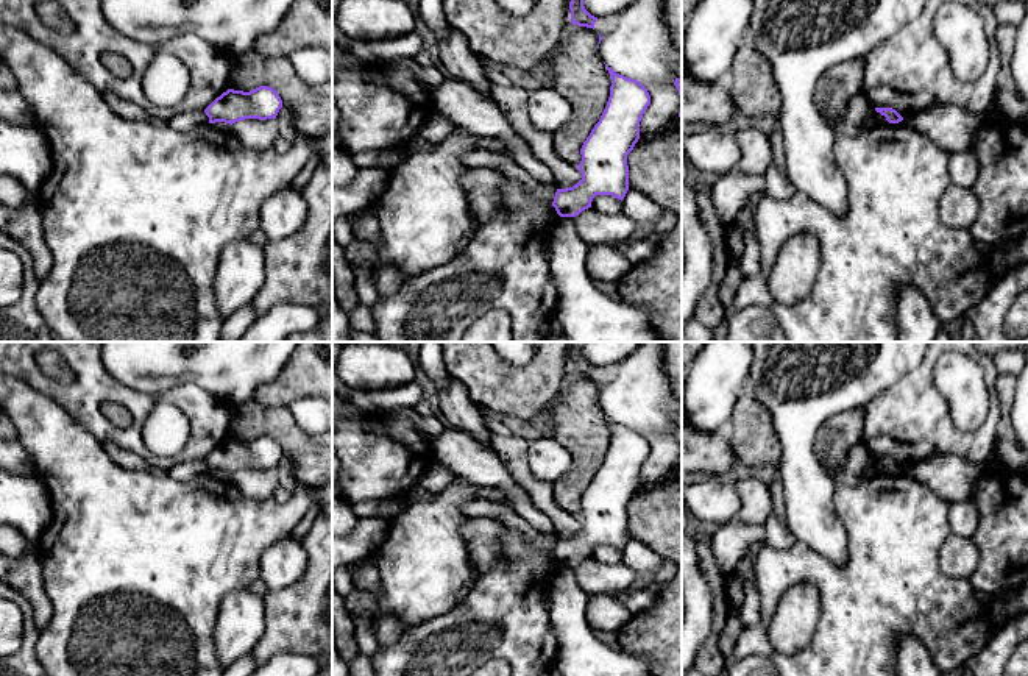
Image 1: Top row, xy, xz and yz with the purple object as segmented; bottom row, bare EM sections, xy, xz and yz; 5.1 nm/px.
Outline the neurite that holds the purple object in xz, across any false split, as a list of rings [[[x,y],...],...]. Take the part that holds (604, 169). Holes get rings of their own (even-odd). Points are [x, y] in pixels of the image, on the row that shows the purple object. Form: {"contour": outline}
{"contour": [[[605,67],[611,78],[610,97],[580,148],[582,180],[555,192],[552,206],[560,217],[579,215],[591,208],[596,195],[611,195],[622,201],[629,190],[627,155],[640,139],[640,122],[650,105],[650,95],[643,83]]]}

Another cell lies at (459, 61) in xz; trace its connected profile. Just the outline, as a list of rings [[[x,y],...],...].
[[[449,27],[449,33],[438,42],[438,47],[438,66],[446,76],[460,80],[484,95],[491,94],[491,83],[485,73],[488,64],[474,53],[460,31]]]

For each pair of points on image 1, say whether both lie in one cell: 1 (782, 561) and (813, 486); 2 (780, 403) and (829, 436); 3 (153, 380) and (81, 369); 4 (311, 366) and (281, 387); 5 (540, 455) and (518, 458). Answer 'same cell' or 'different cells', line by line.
1: different cells
2: different cells
3: different cells
4: same cell
5: different cells

